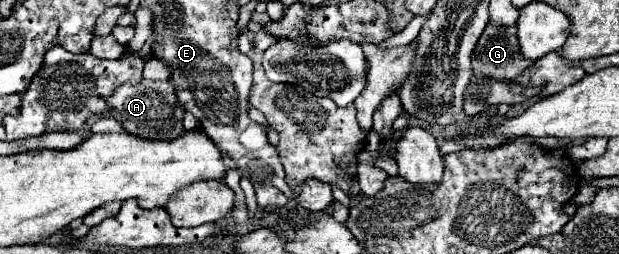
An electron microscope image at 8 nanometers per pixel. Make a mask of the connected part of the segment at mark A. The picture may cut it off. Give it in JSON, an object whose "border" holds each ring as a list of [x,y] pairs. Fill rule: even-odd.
{"border":[[[142,79],[136,87],[122,85],[108,101],[110,109],[116,111],[114,119],[118,119],[126,131],[138,135],[138,137],[150,137],[150,139],[174,139],[178,133],[182,133],[182,117],[184,111],[178,105],[174,97],[174,85],[170,81],[158,83],[158,81],[146,81]]]}

